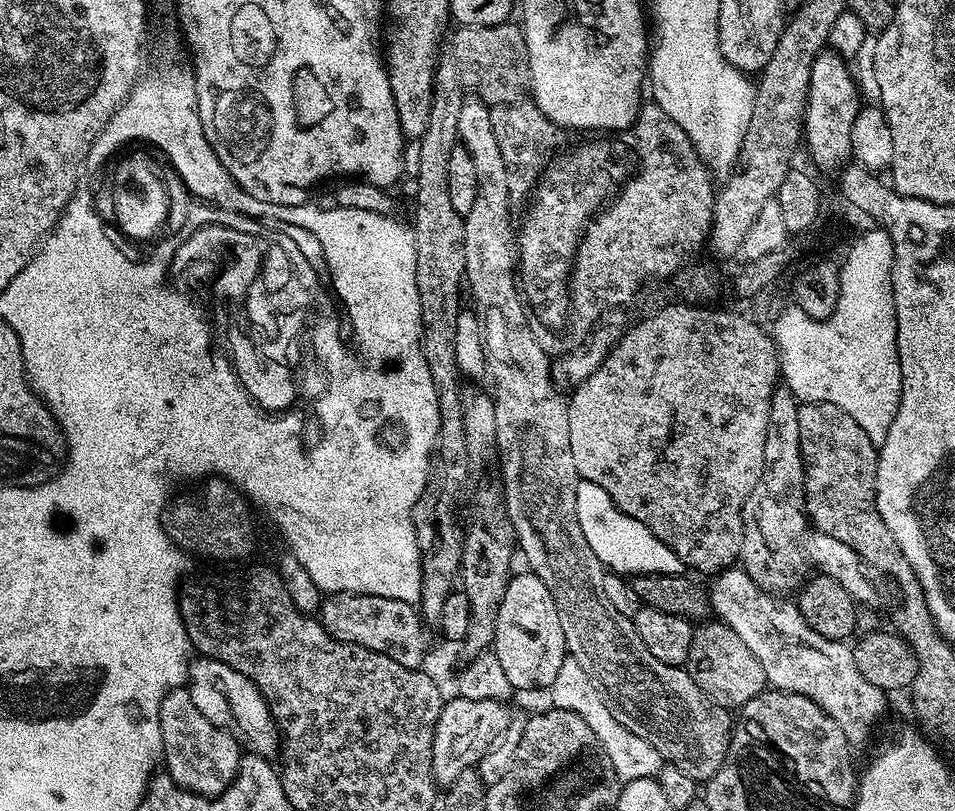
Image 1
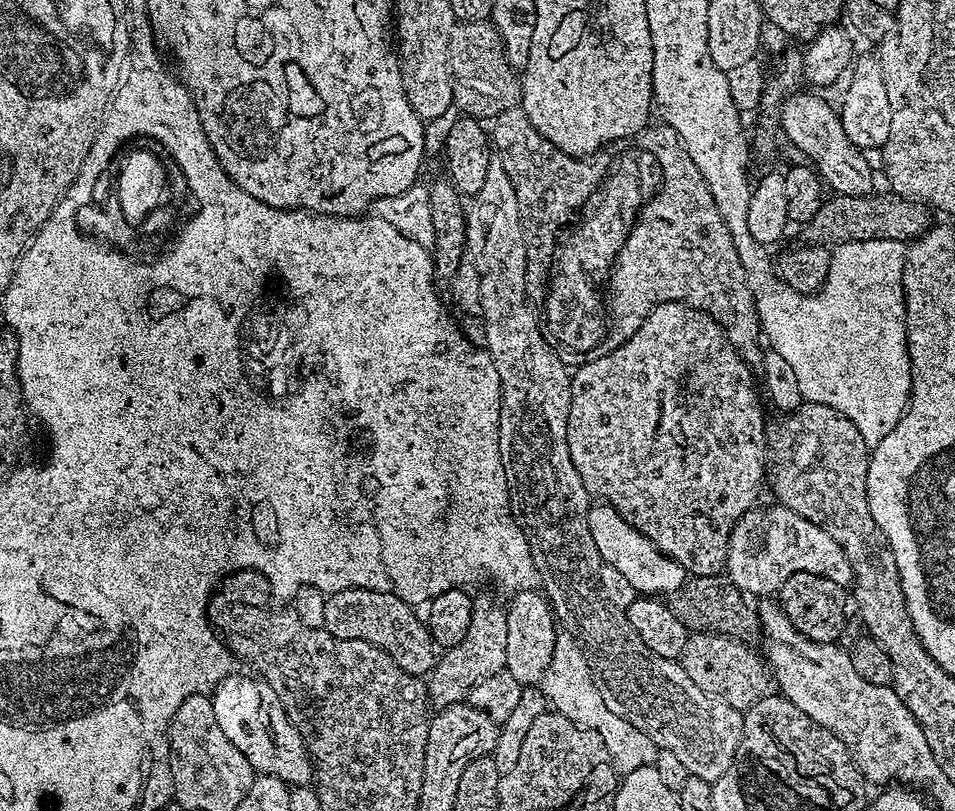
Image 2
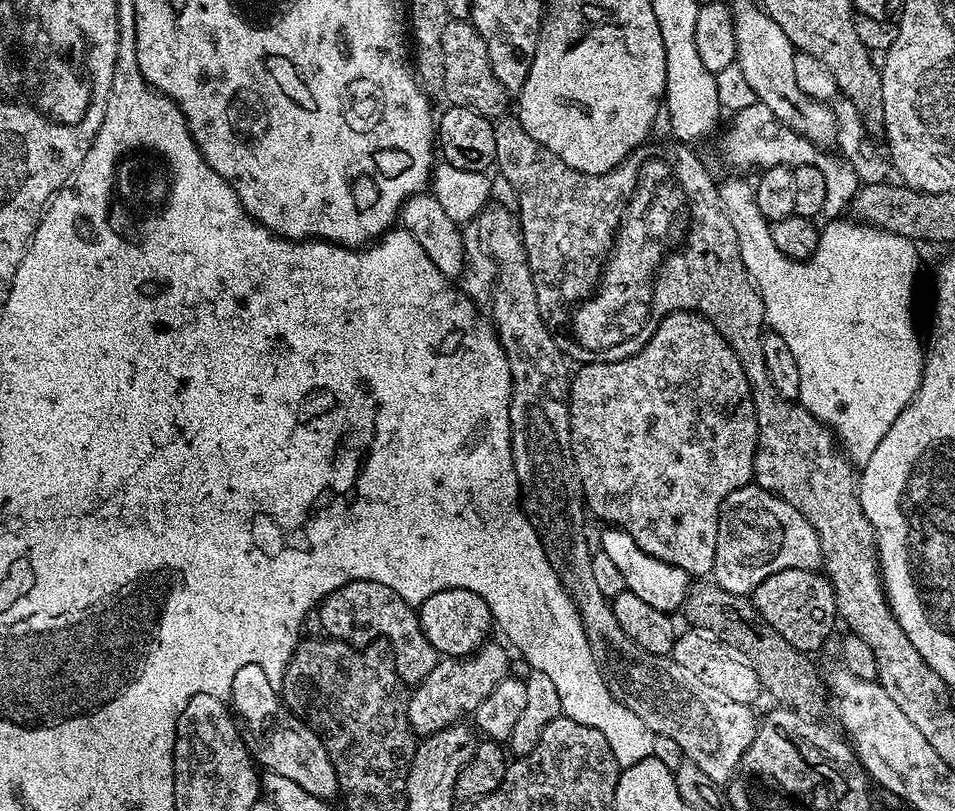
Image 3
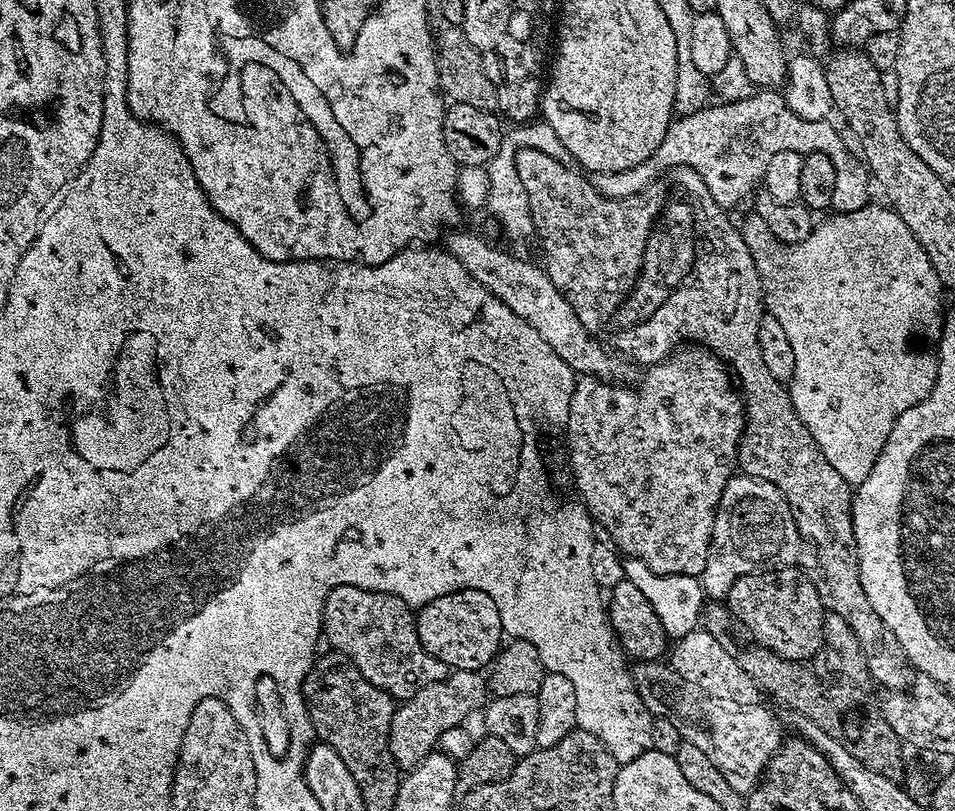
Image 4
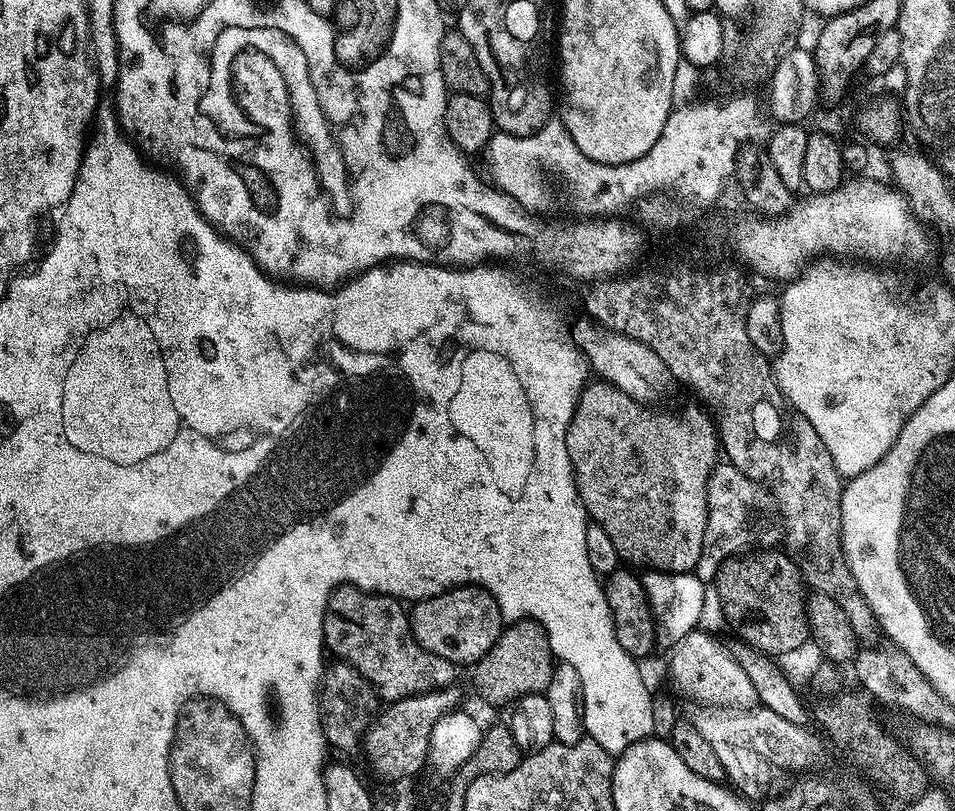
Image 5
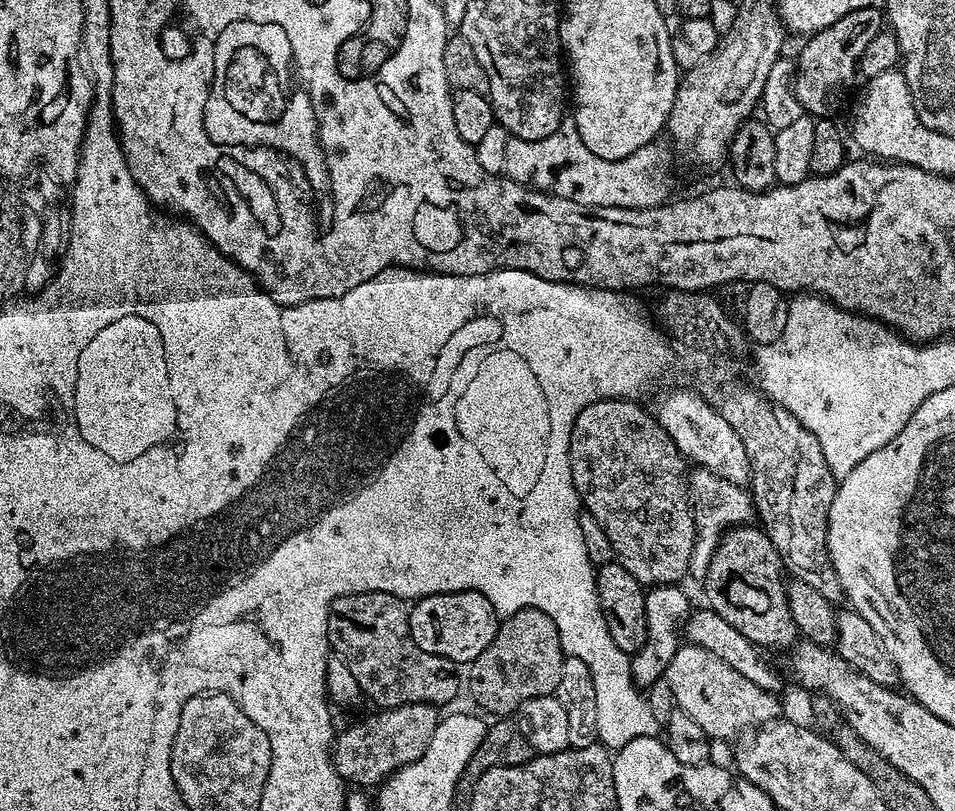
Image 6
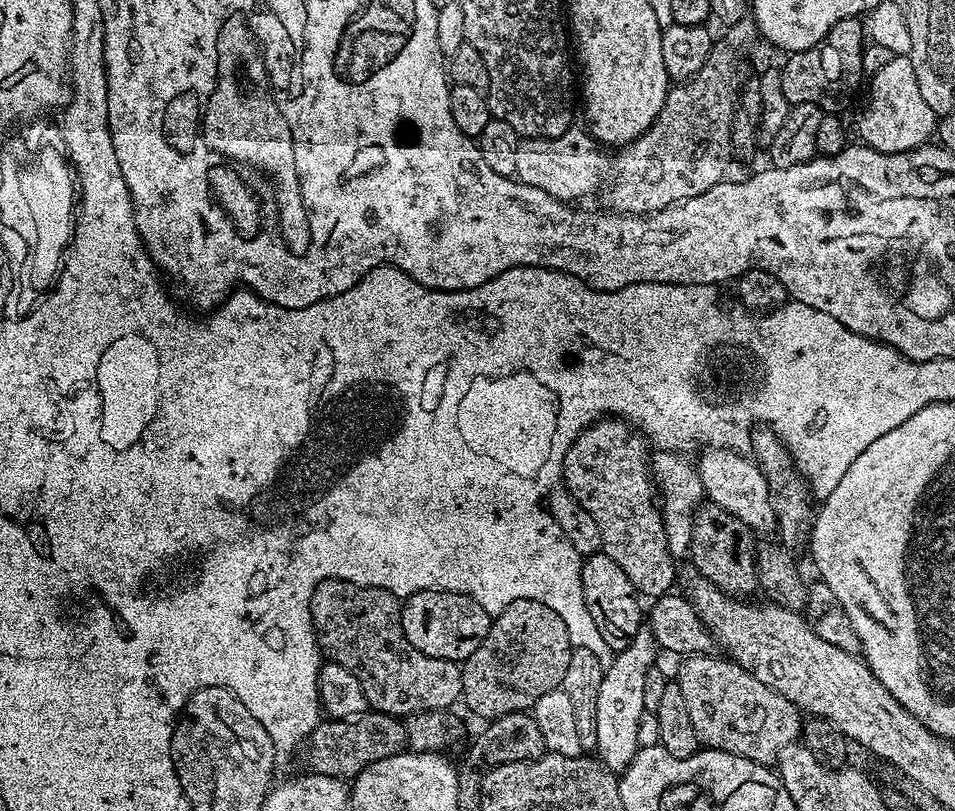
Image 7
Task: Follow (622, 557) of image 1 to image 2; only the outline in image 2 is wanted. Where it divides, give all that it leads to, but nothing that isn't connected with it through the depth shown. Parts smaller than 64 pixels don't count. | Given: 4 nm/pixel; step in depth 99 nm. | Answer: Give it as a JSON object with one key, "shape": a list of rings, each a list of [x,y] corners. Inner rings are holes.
{"shape":[[[596,502],[588,509],[588,525],[590,538],[594,538],[594,546],[598,550],[601,561],[618,566],[621,574],[626,574],[630,586],[638,594],[671,594],[684,585],[686,573],[684,568],[671,560],[666,554],[659,552],[646,537],[614,510],[614,506]],[[664,592],[664,593],[660,593]]]}

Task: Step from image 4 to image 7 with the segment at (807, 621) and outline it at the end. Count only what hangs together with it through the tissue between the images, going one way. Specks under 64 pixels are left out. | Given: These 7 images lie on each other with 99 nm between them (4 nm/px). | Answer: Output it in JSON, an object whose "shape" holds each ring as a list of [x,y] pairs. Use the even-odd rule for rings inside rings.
{"shape":[[[705,502],[697,508],[696,513],[694,514],[694,530],[692,531],[692,550],[690,553],[690,561],[692,560],[692,564],[697,568],[699,575],[703,577],[703,579],[708,580],[714,586],[718,586],[722,591],[727,592],[729,596],[733,598],[748,598],[751,597],[751,592],[754,593],[759,589],[760,579],[758,578],[758,574],[756,573],[756,553],[758,551],[758,543],[756,544],[756,540],[758,540],[757,533],[751,532],[749,528],[746,527],[742,522],[738,522],[738,518],[734,518],[734,514],[730,514],[726,510],[722,510],[716,504],[711,502]]]}

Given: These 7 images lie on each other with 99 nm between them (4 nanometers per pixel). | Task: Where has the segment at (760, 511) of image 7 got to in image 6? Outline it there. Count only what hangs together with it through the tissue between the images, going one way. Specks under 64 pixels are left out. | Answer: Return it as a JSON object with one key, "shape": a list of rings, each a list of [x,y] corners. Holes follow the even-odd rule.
{"shape":[[[692,388],[664,392],[656,400],[654,415],[656,421],[670,434],[674,446],[685,461],[718,474],[718,478],[726,478],[726,482],[741,486],[749,483],[750,458],[746,458],[746,446],[742,446],[742,438],[738,438],[734,426],[730,426],[730,422],[726,422],[726,418],[722,418],[700,392]]]}

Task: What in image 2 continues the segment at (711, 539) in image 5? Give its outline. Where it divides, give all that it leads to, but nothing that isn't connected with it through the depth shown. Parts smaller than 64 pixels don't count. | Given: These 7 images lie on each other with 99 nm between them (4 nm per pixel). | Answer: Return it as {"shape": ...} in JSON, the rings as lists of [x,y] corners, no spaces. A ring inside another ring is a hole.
{"shape":[[[779,502],[773,505],[773,508],[749,508],[734,526],[728,543],[727,579],[752,598],[768,598],[779,593],[786,578],[799,572],[818,574],[842,586],[851,585],[850,558],[846,558],[842,546],[838,546],[826,530],[814,526],[814,522],[802,518],[794,510]]]}

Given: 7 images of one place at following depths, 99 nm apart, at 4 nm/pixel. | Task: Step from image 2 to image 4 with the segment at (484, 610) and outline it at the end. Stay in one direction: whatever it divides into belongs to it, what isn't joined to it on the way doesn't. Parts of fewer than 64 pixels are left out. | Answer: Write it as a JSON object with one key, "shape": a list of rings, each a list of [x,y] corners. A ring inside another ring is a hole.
{"shape":[[[449,671],[442,682],[434,682],[397,707],[390,722],[388,749],[402,770],[415,766],[439,745],[446,730],[461,727],[472,711],[486,700],[486,680],[480,672]]]}

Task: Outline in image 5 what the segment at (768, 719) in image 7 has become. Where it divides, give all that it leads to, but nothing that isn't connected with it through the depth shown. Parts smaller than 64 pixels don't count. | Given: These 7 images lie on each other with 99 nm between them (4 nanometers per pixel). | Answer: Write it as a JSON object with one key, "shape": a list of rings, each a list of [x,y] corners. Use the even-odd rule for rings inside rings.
{"shape":[[[697,630],[686,634],[686,638],[682,638],[682,642],[678,642],[670,649],[668,660],[668,672],[672,675],[672,684],[685,696],[688,700],[700,704],[696,706],[707,706],[712,710],[752,710],[757,707],[754,685],[746,676],[746,673],[738,662],[733,653],[727,648],[724,649],[714,637],[708,632]]]}

